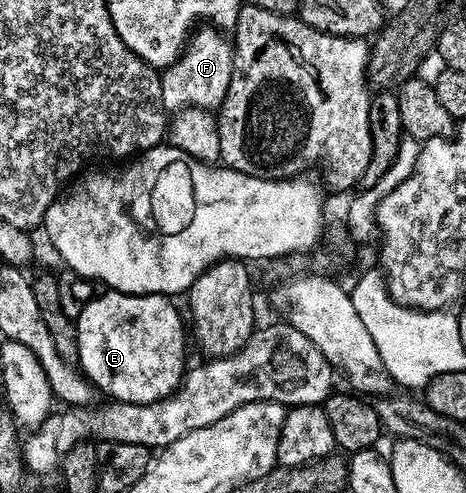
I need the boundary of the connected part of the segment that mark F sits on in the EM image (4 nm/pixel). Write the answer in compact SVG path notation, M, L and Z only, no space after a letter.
M211 25L193 30L184 50L180 53L180 58L163 68L160 88L165 112L219 108L232 80L233 48L229 40L227 43L220 35L223 34Z

